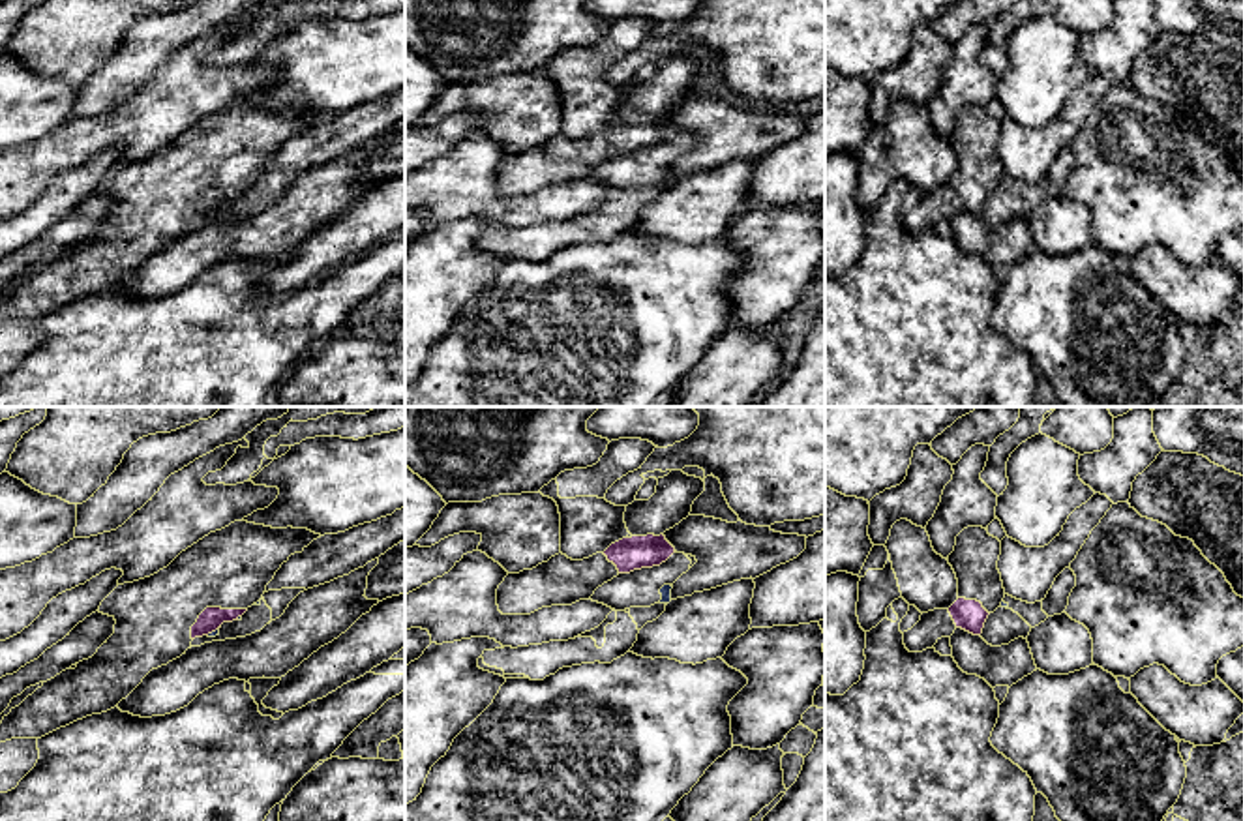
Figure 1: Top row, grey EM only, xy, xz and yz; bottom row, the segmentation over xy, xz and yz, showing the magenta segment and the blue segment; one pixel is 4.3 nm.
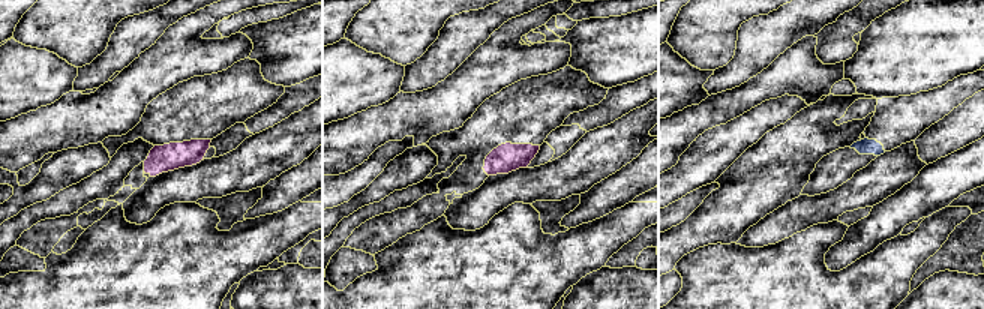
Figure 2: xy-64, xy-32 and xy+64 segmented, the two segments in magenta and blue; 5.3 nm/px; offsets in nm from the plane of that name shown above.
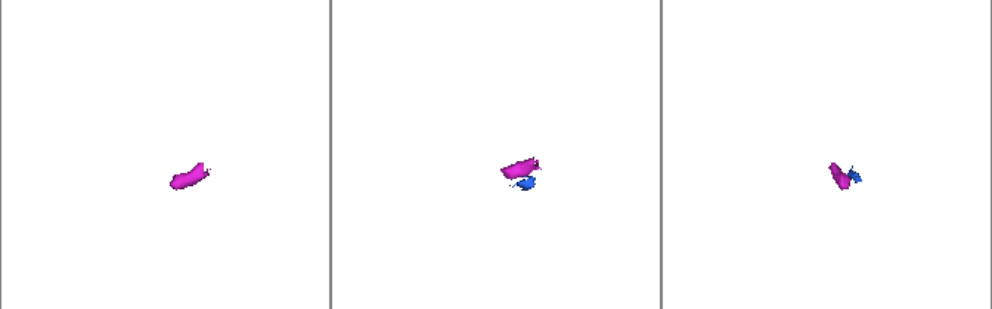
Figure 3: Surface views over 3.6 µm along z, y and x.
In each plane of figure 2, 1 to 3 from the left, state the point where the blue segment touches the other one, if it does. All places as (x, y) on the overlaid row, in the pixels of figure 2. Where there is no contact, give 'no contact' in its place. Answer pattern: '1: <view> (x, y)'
1: no contact
2: no contact
3: no contact

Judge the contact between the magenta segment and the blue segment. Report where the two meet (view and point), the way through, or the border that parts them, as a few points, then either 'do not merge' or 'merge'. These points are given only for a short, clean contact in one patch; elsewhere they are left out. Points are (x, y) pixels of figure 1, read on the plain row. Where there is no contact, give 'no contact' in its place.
meets magenta in xy at (212, 210); border along xy (218, 207), (207, 214); do not merge

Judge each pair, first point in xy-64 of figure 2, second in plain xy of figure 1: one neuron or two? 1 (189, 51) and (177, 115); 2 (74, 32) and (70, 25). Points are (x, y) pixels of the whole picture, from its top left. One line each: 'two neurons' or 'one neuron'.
1: one neuron
2: one neuron

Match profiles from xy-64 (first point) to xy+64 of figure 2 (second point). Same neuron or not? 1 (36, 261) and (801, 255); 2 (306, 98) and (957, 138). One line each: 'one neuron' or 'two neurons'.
1: two neurons
2: two neurons

